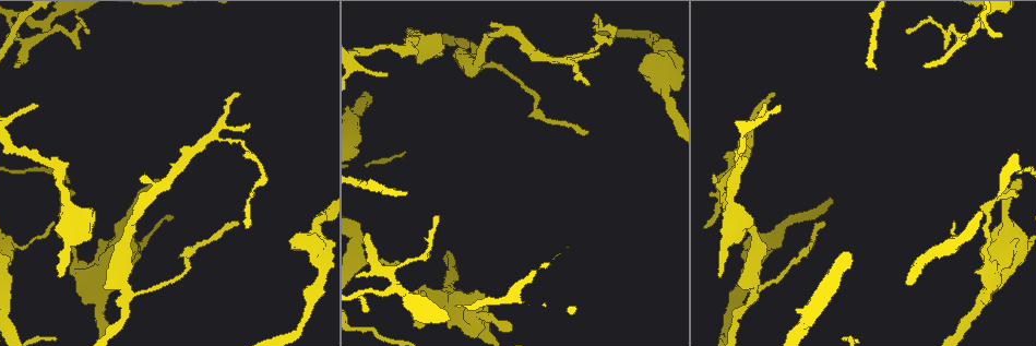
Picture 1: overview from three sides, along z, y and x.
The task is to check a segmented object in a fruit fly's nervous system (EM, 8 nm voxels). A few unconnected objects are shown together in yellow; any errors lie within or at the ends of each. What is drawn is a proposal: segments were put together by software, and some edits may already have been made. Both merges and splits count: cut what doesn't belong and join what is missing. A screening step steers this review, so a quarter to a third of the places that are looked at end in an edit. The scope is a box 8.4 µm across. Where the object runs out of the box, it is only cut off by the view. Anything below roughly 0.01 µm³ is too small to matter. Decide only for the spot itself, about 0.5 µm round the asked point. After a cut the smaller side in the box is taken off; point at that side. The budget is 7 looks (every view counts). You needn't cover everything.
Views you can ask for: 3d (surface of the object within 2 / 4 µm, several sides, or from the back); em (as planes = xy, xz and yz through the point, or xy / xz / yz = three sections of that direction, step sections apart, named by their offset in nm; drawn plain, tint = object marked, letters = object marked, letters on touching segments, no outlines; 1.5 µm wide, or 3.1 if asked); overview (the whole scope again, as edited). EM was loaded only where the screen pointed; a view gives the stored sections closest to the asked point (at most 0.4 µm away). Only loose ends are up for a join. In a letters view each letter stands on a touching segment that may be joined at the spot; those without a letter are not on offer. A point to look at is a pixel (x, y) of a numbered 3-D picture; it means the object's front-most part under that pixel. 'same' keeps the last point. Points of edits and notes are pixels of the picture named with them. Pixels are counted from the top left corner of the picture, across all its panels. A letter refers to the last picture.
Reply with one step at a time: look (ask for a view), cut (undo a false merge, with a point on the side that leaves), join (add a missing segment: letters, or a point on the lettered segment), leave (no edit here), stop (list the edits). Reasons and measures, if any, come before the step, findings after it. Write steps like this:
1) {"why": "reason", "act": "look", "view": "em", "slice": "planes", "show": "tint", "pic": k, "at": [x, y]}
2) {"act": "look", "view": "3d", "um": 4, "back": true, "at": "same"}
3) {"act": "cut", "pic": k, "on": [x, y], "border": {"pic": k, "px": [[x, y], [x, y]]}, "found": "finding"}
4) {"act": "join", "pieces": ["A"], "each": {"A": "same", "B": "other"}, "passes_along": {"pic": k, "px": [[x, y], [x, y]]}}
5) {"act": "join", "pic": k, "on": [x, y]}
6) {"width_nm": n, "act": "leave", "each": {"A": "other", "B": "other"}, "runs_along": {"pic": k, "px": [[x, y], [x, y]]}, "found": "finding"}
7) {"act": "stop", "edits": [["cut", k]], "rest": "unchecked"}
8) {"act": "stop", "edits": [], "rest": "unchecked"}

{"why": "free end", "act": "look", "view": "em", "slice": "planes", "show": "letters", "pic": 1, "at": [718, 275]}

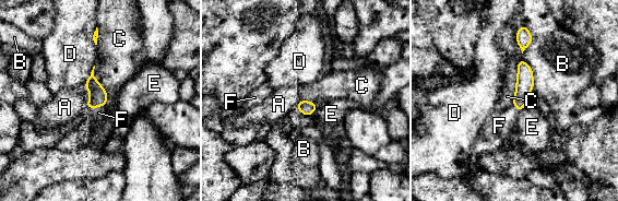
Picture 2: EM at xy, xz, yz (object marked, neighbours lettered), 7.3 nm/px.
{"act": "join", "pieces": ["F"], "each": {"A": "other", "B": "other", "C": "other", "D": "other", "E": "other", "F": "same"}, "found": "the neuron continues"}

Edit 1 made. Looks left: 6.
{"why": "free end", "act": "look", "view": "em", "slice": "xz", "step": 4, "show": "tint", "pic": 1, "at": [587, 134]}

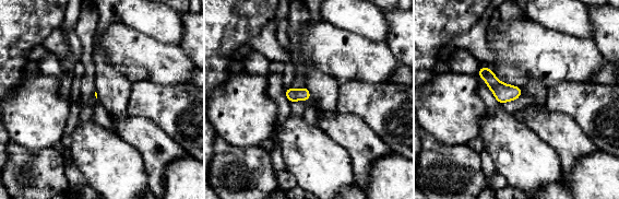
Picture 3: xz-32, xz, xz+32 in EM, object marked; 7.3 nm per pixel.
{"why": "another direction", "act": "look", "view": "em", "slice": "planes", "show": "letters", "at": "same"}

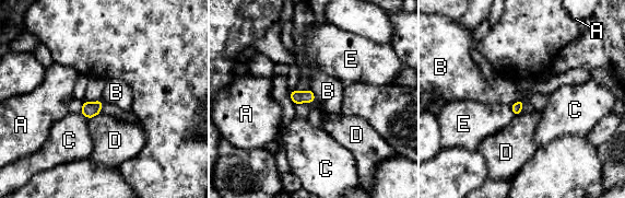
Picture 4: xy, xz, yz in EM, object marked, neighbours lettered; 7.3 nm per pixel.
{"longest_contact_nm": ["B", 120], "act": "leave", "each": {"A": "other", "B": "other", "C": "other", "D": "other", "E": "other"}, "border": {"pic": 4, "px": [[523, 100], [518, 100], [510, 106]]}, "found": "none of them fits"}

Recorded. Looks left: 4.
{"why": "thin end", "act": "look", "view": "3d", "um": 2, "pic": 1, "at": [368, 310]}

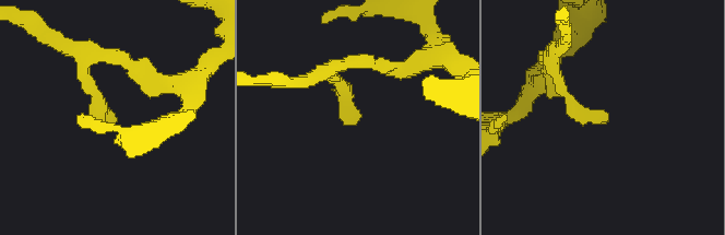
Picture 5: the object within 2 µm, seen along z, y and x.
{"act": "look", "view": "em", "slice": "xz", "step": 8, "show": "tint", "pic": 5, "at": [357, 118]}

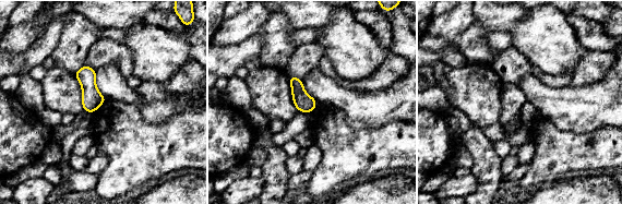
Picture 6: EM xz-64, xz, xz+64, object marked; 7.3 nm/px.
{"why": "another direction", "act": "look", "view": "em", "slice": "xy", "step": 8, "show": "letters", "at": "same"}

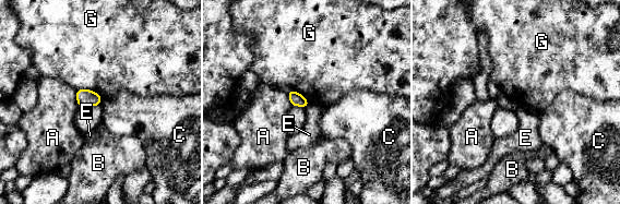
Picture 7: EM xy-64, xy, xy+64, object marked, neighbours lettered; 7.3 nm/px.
{"act": "leave", "each": {"A": "other", "B": "other", "C": "other", "E": "other", "G": "other"}, "border": {"pic": 7, "px": [[76, 88], [92, 90], [100, 97]]}, "found": "none of them fits"}

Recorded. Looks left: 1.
{"act": "stop", "edits": [["join", 2]], "rest": "unchecked"}

